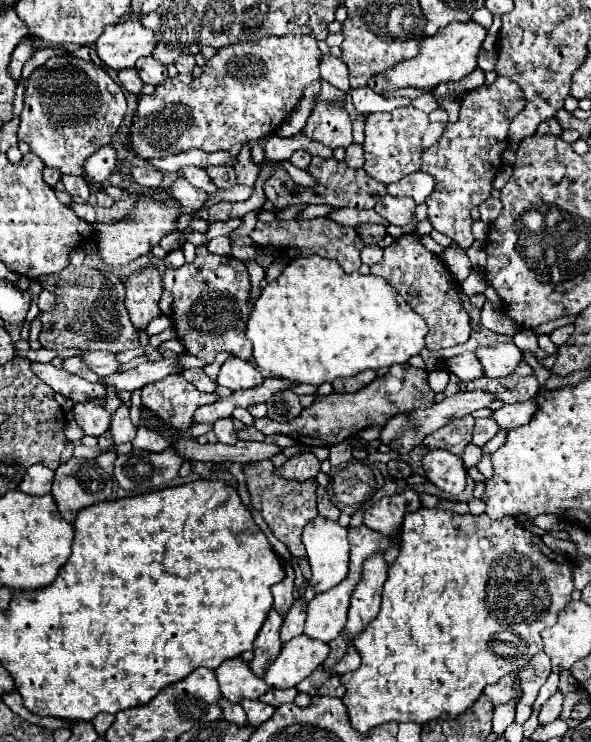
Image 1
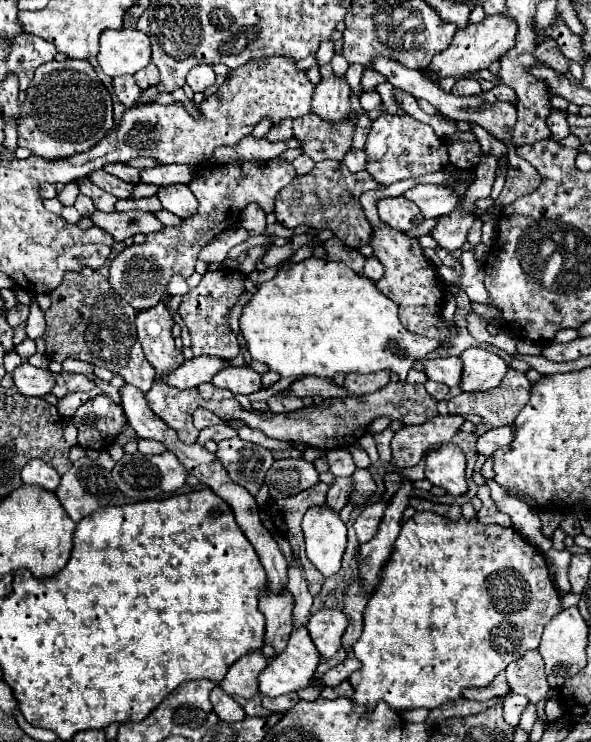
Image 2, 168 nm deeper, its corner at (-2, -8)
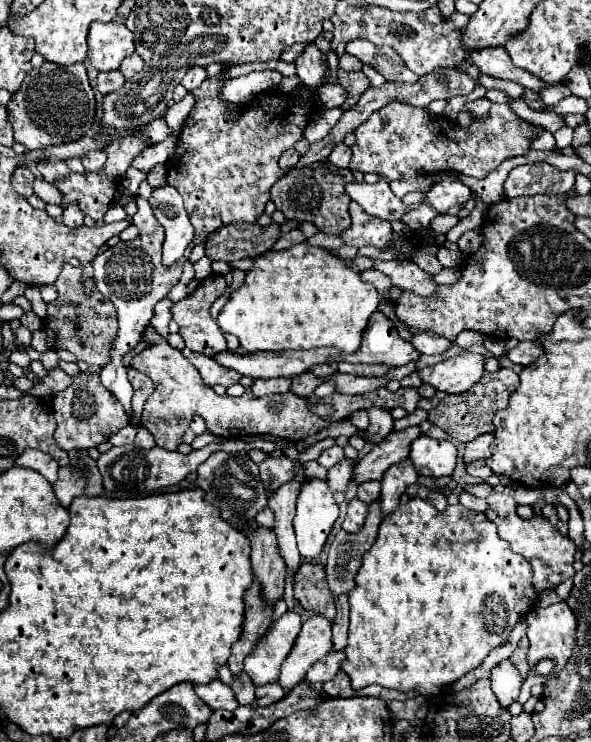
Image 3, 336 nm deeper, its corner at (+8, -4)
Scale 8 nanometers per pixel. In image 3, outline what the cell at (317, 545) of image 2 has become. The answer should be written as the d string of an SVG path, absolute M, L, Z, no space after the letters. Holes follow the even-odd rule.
M312 478L296 502L294 530L298 550L306 562L320 556L326 538L338 518L338 504L324 480Z

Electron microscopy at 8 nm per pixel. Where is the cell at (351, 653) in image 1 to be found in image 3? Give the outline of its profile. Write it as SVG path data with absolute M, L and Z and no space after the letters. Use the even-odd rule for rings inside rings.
M328 652L322 660L318 660L318 662L308 670L306 680L308 680L308 682L320 682L320 684L332 680L332 678L336 676L336 672L340 670L340 664L342 664L344 658L346 658L344 652Z

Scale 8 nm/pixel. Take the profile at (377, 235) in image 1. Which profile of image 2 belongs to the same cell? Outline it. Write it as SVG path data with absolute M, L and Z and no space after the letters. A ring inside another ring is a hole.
M324 160L324 162L318 162L312 168L312 172L304 176L296 176L292 184L282 188L282 192L276 196L274 214L278 222L286 228L296 228L300 224L308 224L316 230L328 228L346 246L360 248L368 244L372 234L372 226L368 224L360 206L360 194L372 188L378 188L378 184L376 180L372 180L372 176L368 176L366 170L352 174L348 172L348 168L344 168L344 162Z

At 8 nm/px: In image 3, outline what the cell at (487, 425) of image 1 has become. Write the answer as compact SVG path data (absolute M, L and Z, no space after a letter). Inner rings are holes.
M476 460L476 462L466 464L466 470L468 470L468 474L480 476L480 478L488 478L488 476L492 476L492 472L490 472L490 468L484 464L484 460Z

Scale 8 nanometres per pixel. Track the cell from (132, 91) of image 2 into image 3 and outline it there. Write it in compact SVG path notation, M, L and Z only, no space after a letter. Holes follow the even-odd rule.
M110 70L110 72L98 72L98 90L102 94L118 92L124 86L124 76L120 70Z

